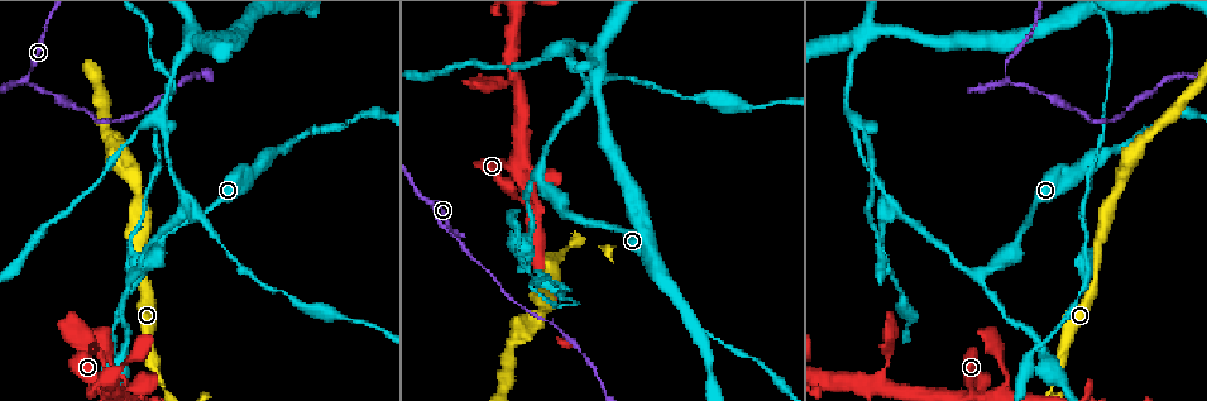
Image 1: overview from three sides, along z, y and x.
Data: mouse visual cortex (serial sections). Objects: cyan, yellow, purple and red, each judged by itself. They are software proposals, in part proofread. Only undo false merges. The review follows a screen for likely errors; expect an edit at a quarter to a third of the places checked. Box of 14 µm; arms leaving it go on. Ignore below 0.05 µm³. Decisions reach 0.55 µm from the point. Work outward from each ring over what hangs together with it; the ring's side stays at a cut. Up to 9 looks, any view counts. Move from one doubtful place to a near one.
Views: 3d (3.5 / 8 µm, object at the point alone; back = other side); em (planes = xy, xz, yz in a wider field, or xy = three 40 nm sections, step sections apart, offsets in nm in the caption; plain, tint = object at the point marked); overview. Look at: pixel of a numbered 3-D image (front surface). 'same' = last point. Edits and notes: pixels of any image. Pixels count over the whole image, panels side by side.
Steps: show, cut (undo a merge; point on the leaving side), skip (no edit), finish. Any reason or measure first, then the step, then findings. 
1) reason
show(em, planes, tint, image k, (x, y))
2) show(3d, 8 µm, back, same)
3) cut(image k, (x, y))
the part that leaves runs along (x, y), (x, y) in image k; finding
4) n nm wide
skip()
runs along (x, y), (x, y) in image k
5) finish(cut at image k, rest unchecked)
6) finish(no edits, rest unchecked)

sharp bend
show(3d, 3.5 µm, image 1, (1006, 78))

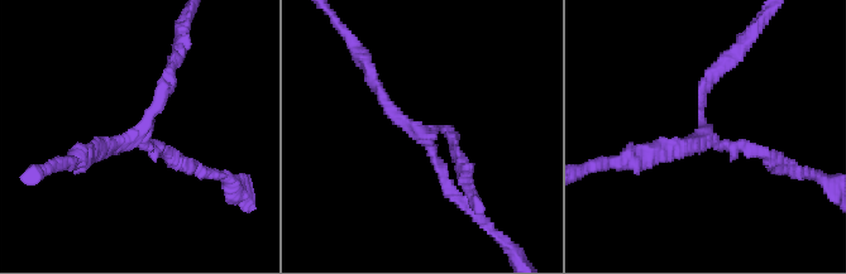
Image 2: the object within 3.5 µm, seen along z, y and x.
now the EM
show(em, xy, step 5, tint, image 2, (142, 128))

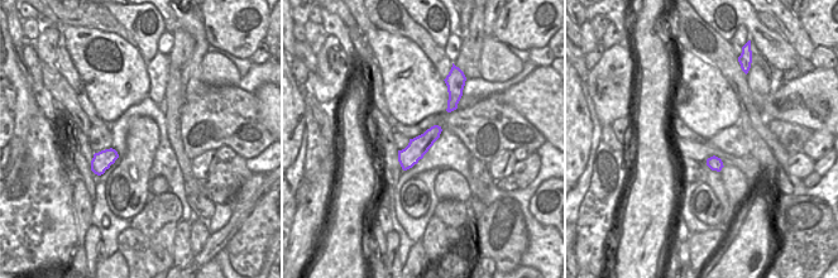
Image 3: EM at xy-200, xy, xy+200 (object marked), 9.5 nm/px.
arms of 150, 150, 200 nm
skip()
runs along (172, 65), (140, 142), (176, 162) in image 2; all the same cell

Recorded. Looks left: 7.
arms part here
show(3d, 8 µm, image 1, (586, 86))

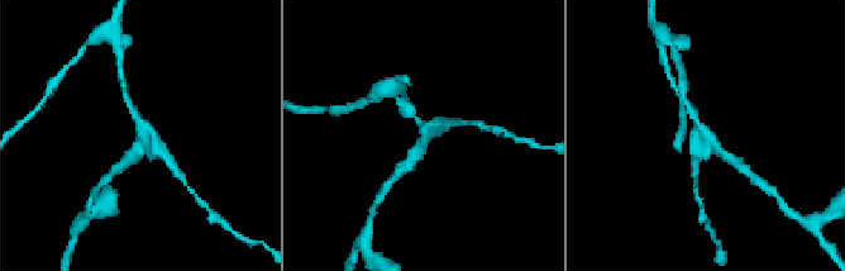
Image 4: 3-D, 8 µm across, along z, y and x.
show(em, xy, step 1, tint, image 4, (424, 139))

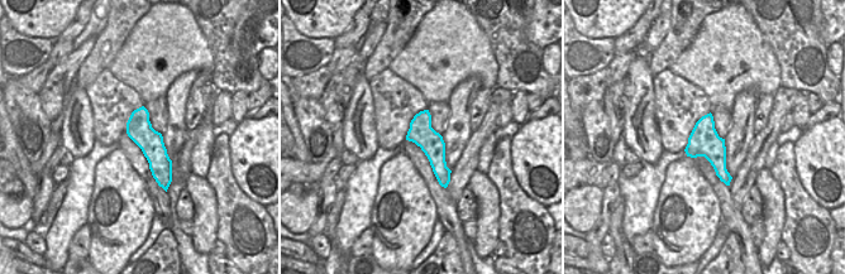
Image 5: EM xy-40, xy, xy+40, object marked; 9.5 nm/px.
skip()
runs along (142, 110), (142, 133), (165, 183) in image 5; continuous, no second cell

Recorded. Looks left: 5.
abrupt turn
show(3d, 3.5 µm, image 1, (158, 123))

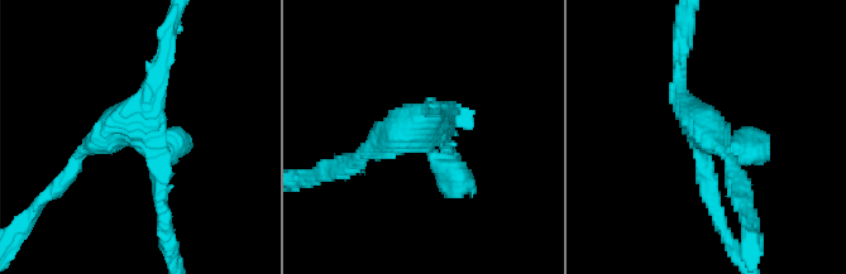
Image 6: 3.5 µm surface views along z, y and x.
4 arms; arms of 150, 200, 200, 350 nm
show(em, xy, step 1, tint, image 6, (419, 130))

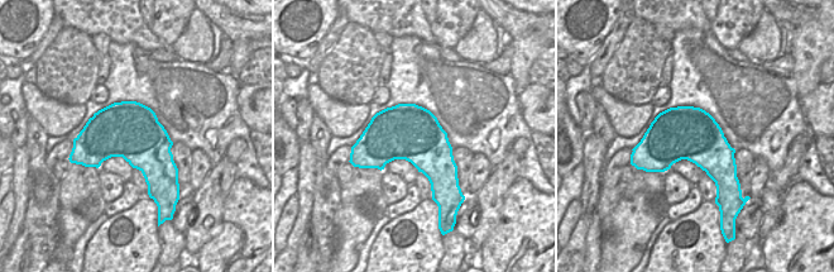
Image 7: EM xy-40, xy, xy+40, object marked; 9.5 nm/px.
skip()
runs along (716, 207), (680, 56) in image 6; all the same cell

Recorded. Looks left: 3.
sharp bend
show(3d, 3.5 µm, image 1, (877, 385))

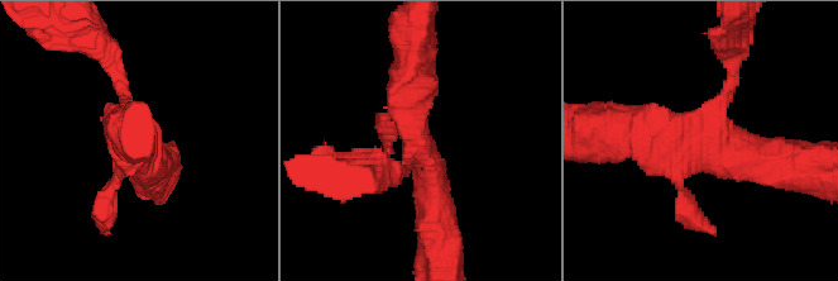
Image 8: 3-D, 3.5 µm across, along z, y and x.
4 arms; arms of 200, 200, 450, 500 nm; need the tissue
show(em, xy, step 3, tint, image 8, (709, 132))

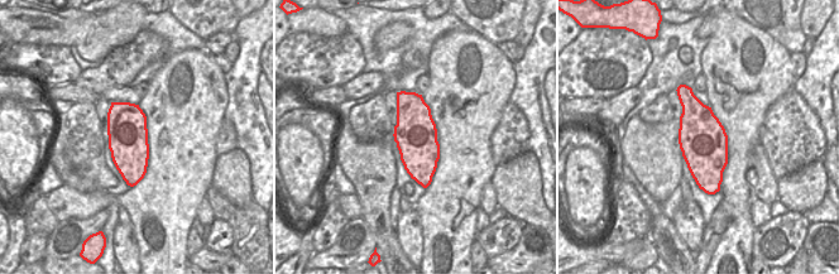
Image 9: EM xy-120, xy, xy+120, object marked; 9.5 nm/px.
skip()
runs along (780, 161), (625, 129) in image 8; all the same cell

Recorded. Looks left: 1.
finish(no edits, rest unchecked)

